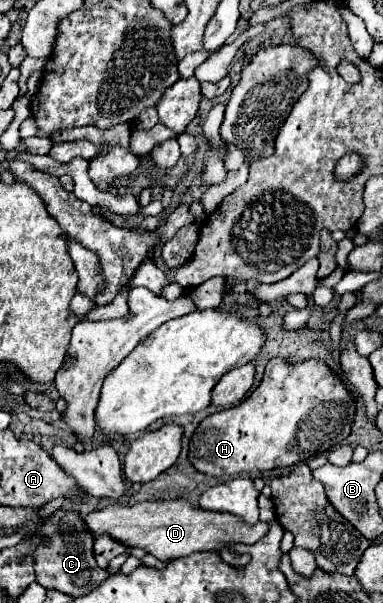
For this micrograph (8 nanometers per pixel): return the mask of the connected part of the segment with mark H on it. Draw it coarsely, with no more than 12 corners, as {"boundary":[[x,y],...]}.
{"boundary":[[272,358],[244,402],[200,422],[208,476],[308,462],[350,434],[324,362]]}

